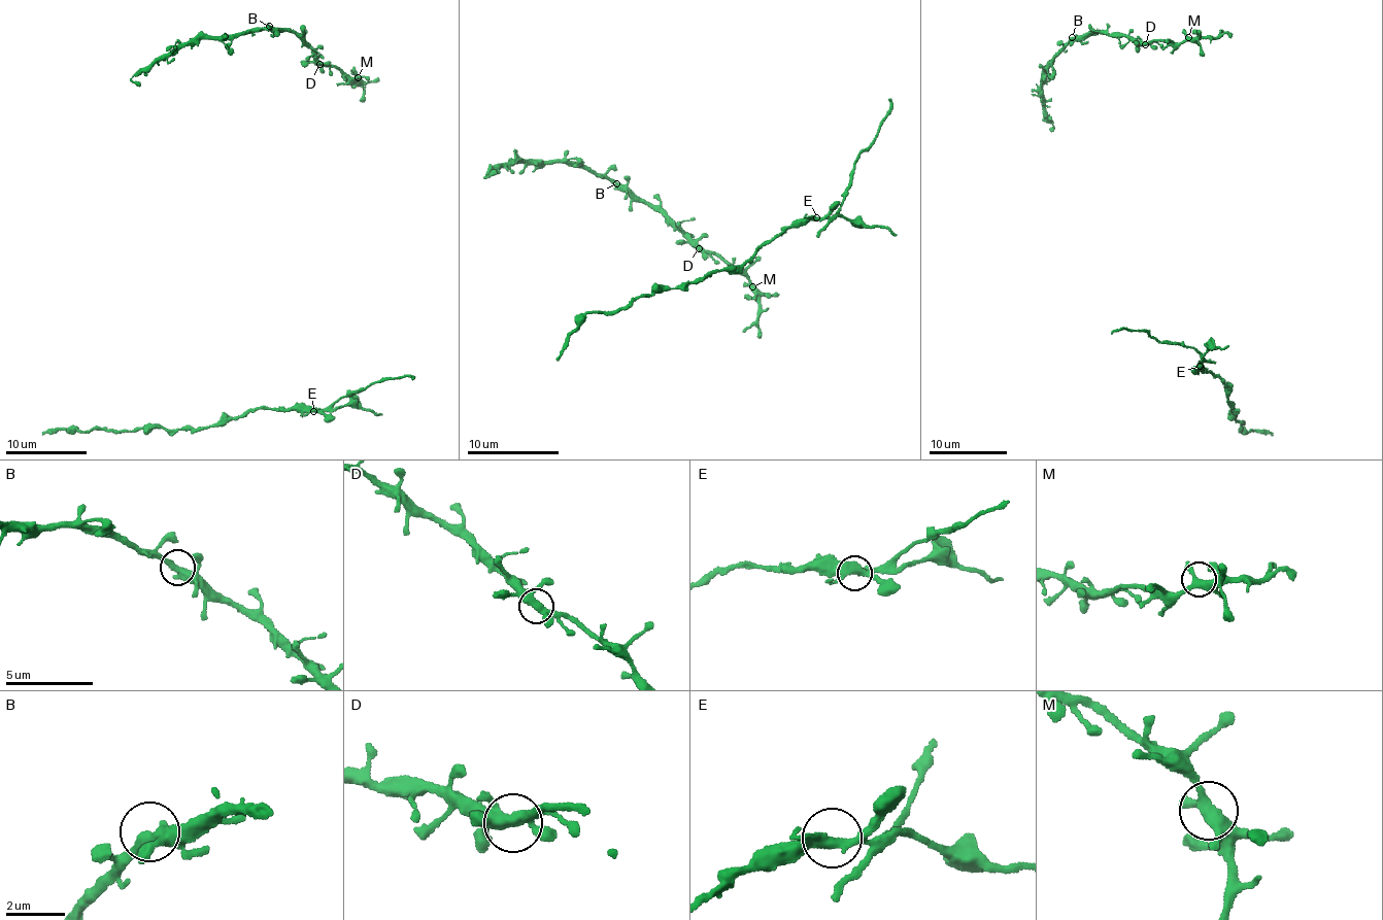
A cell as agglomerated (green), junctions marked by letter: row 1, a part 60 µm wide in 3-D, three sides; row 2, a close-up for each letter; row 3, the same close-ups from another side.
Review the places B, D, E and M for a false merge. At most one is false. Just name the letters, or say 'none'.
E

